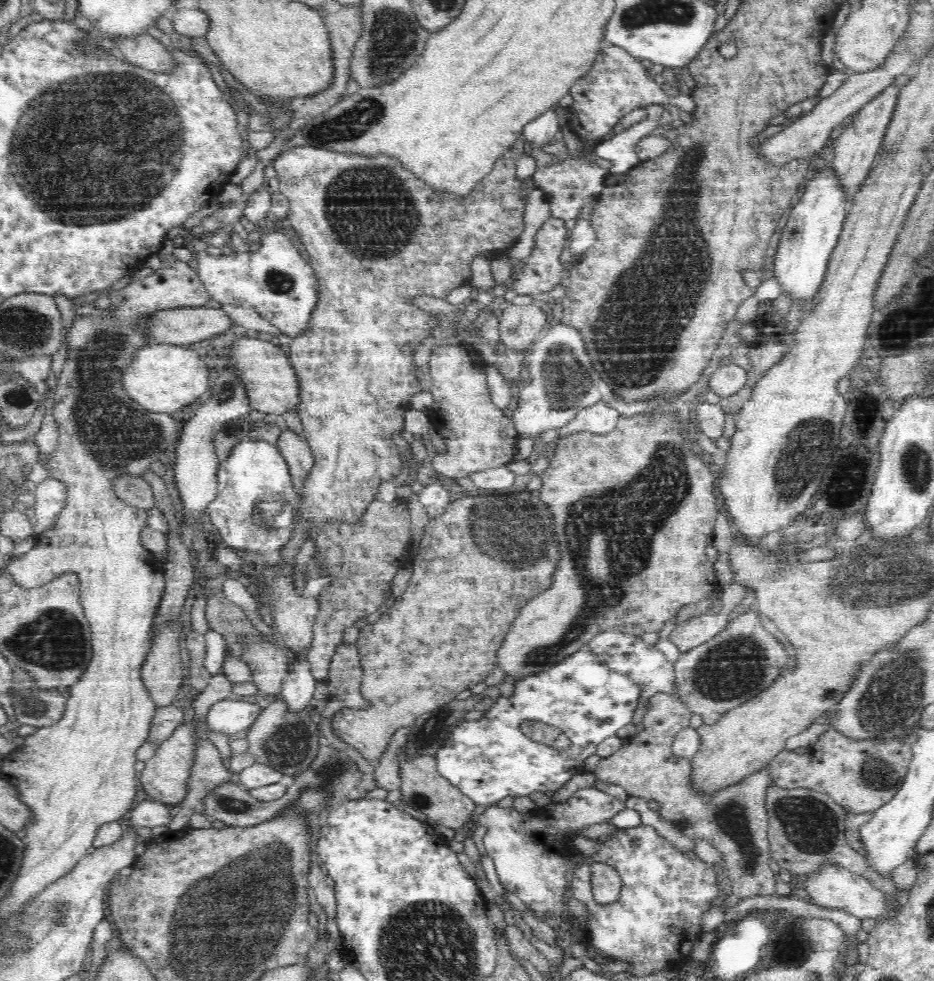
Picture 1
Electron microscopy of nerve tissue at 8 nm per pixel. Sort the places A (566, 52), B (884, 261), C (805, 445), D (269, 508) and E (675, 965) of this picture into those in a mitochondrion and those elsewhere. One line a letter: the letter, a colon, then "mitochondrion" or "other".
A: other
B: other
C: mitochondrion
D: mitochondrion
E: other

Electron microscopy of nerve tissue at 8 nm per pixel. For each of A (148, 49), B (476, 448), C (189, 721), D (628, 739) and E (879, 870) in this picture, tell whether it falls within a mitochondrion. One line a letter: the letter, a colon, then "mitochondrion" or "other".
A: other
B: other
C: other
D: other
E: other

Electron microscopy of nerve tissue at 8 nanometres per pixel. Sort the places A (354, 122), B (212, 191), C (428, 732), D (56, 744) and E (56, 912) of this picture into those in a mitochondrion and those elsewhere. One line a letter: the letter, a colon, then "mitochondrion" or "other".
A: mitochondrion
B: other
C: mitochondrion
D: other
E: mitochondrion

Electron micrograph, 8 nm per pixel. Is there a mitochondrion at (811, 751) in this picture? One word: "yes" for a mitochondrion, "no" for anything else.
no

